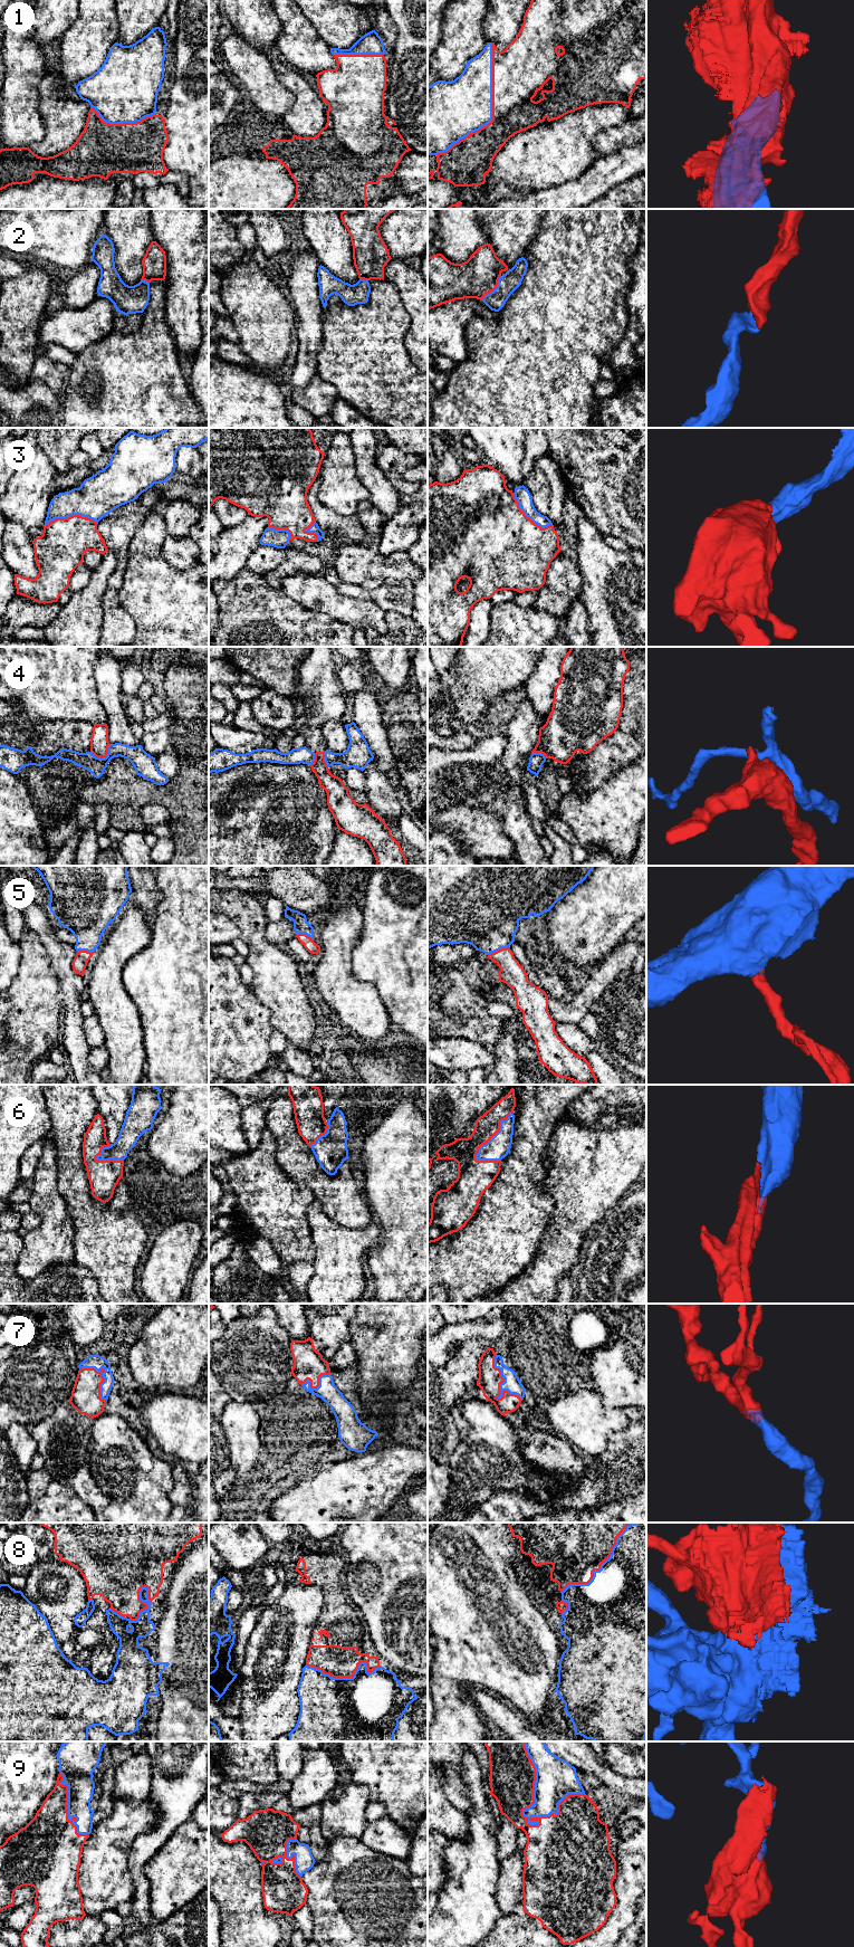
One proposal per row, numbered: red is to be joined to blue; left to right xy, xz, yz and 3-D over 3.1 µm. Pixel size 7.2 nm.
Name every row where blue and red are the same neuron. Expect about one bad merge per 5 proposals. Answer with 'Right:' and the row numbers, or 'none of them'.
Right: 1, 2, 3, 5, 6, 7, 9

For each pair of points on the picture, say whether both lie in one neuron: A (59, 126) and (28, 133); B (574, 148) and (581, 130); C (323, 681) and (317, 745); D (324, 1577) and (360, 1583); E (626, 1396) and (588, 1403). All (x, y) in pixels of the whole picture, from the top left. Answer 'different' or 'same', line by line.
A: different
B: same
C: same
D: different
E: different

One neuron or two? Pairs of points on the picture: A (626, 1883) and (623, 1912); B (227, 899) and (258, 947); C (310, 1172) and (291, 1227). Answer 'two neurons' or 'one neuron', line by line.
A: one neuron
B: one neuron
C: two neurons

